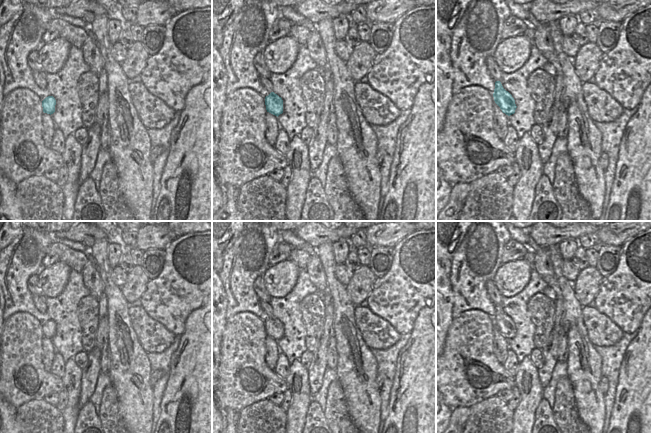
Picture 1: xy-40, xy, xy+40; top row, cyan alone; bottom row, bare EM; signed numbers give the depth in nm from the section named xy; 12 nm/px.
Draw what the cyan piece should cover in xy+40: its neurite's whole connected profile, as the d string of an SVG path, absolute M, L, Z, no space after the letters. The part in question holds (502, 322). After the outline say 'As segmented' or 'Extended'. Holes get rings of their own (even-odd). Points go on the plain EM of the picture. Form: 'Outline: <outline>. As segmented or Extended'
Outline: M500 305L495 306L493 321L495 327L500 331L503 337L508 340L515 337L517 332L515 324L512 319L503 312Z. As segmented.

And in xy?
Outline: M260 300L259 302L261 308L265 311L265 313L270 317L265 321L265 329L267 336L279 340L283 337L283 324L277 318L273 316L273 309L268 302L264 302Z. Extended.

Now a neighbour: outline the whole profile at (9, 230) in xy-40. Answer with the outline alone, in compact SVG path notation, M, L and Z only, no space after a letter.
M0 221L0 250L10 245L21 233L21 221Z

